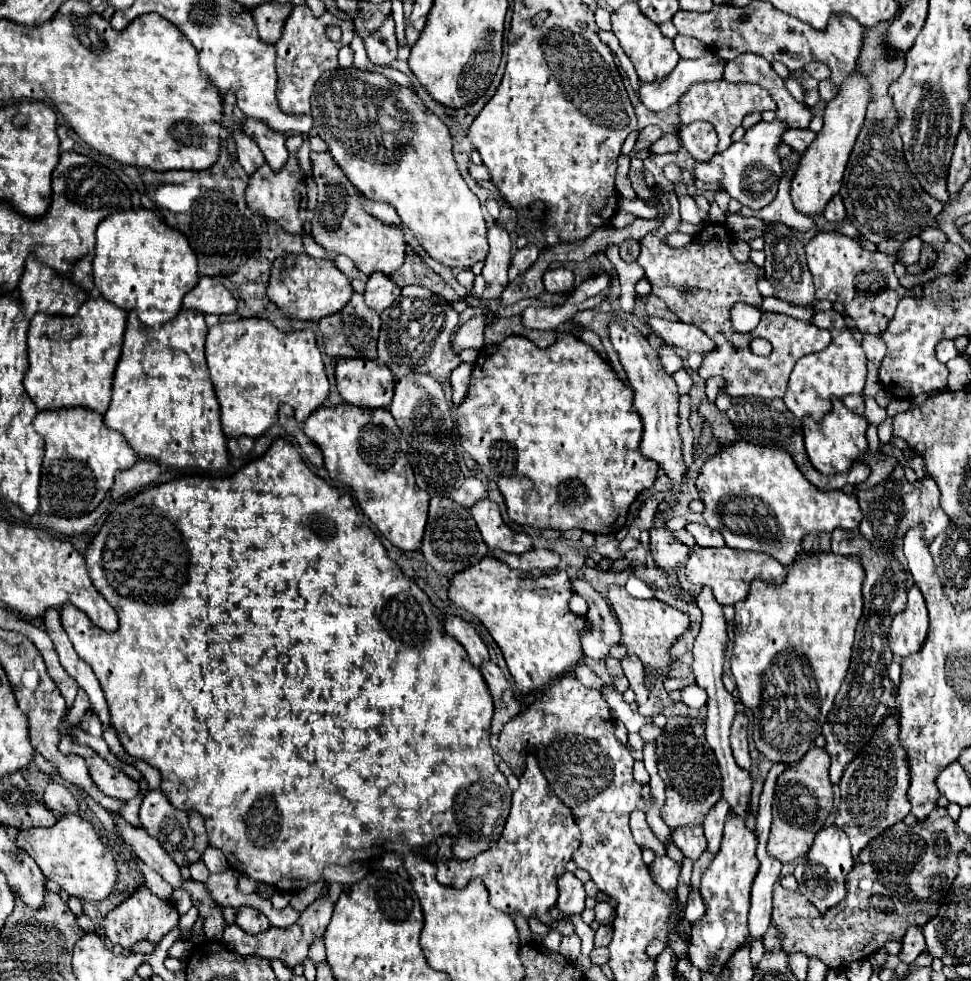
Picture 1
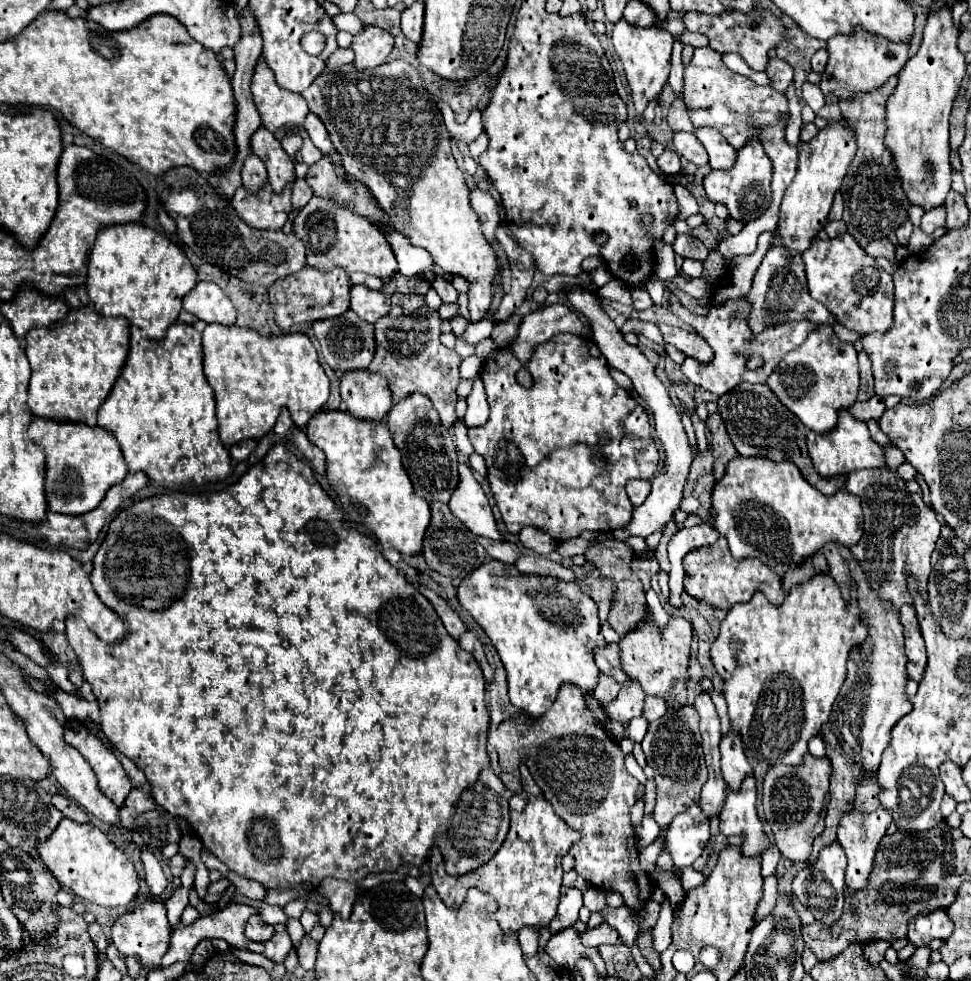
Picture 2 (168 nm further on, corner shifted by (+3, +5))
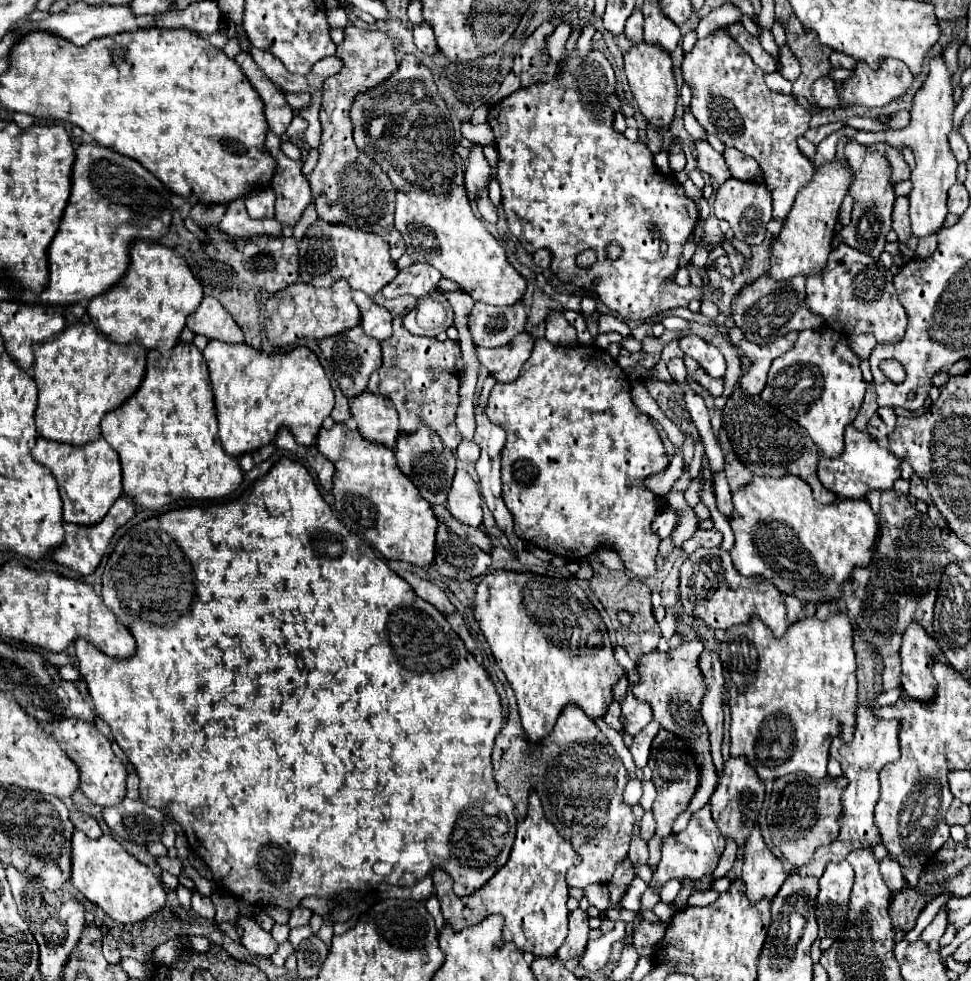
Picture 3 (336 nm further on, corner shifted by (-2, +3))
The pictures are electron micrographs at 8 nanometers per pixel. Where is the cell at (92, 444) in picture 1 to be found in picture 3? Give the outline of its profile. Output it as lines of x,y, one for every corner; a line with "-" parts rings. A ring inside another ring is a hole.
38,437
32,455
36,461
44,463
56,477
64,503
64,521
68,523
98,523
108,513
112,503
122,495
122,467
118,453
102,437
86,445
70,445

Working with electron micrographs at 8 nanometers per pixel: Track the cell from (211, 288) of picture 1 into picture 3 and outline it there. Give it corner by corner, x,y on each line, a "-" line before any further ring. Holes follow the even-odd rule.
210,295
202,299
198,311
190,315
186,325
194,333
212,339
202,353
214,389
218,435
228,455
240,457
268,445
282,425
292,431
300,445
316,443
322,421
334,409
334,391
314,351
308,347
296,347
286,353
264,353
242,343
242,329
222,303

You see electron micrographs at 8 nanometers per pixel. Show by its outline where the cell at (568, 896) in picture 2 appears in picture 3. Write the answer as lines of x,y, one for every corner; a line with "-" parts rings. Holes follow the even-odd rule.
580,907
570,911
570,925
568,925
568,937
564,945
558,949
558,959
568,961
568,959
580,959
582,951
588,941
588,913
582,911

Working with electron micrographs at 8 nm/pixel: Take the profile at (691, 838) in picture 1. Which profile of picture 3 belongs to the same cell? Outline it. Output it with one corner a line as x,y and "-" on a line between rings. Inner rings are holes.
706,805
692,815
692,819
684,831
680,831
676,835
668,835
664,839
662,859
660,859
648,887
652,891
660,893
664,883
672,877
676,877
676,879
686,879
686,877
688,879
700,879
700,877
704,877
716,869
716,863
718,863
722,851
724,851
724,839
722,839
722,835
718,835
718,827
714,827
710,807

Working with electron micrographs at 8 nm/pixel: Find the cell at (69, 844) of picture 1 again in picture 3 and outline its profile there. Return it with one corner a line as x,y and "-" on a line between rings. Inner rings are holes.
82,831
72,835
72,875
70,883
94,905
98,905
106,915
118,923
136,923
166,905
166,891
158,877
142,865
136,857
128,855
124,847
112,837
102,835
100,839
90,839

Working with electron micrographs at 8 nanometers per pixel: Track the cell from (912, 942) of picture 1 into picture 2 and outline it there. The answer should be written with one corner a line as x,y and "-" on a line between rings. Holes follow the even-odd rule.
935,909
927,915
917,915
909,923
909,941
917,947
931,943
933,939
947,941
953,933
953,921
947,917
945,909

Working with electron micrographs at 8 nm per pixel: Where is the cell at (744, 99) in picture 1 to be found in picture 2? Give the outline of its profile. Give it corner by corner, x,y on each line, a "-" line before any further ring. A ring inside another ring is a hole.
711,47
695,49
691,63
685,67
685,93
683,95
685,95
683,101
685,101
687,113
695,127
719,129
723,133
723,137
727,139
727,143
733,145
735,149
745,147
751,137
757,137
761,141
767,157
773,161
773,183
771,183
773,197
771,197
769,209
757,221
751,221
749,225
745,225
739,235
727,237
719,243
719,253
729,261
737,255
749,255
757,247
757,237
763,231
773,231
777,227
779,205
781,205
783,193
797,173
799,149
797,149
797,145
789,145
785,139
785,127
789,121
787,97
785,97
785,93
779,93
771,87
755,85
749,77
733,73
721,61
721,53
717,53

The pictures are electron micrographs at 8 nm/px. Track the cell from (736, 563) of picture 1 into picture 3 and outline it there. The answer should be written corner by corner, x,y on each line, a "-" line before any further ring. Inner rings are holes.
722,547
698,549
686,557
680,567
680,601
684,613
702,619
714,629
728,629
738,623
748,623
754,615
760,617
778,637
782,637
788,627
782,593
772,583
766,583
766,579
738,575
730,553

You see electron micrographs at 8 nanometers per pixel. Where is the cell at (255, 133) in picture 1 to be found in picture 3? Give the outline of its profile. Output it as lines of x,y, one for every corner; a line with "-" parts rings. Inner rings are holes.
268,133
266,149
276,159
276,171
270,183
276,193
276,219
294,225
312,201
310,185
302,175
302,163
290,161
280,151
280,137
274,133

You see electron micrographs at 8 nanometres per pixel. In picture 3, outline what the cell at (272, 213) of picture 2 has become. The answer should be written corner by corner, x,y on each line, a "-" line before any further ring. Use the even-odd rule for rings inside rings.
238,197
228,205
226,215
218,223
218,229
228,233
230,237
244,237
250,239
252,235
276,235
280,237
280,223
276,219
250,219
246,215
244,199

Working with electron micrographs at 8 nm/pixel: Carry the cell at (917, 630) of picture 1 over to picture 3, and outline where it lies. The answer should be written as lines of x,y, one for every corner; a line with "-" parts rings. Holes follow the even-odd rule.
910,623
910,627
904,631
904,639
902,639
902,647
900,647
900,661
902,661
902,687
904,691
920,701
930,701
934,697
936,691
936,681
932,677
932,655
940,655
940,659
944,657
940,653
940,647
934,643
934,639
926,633
924,627
918,627
916,623

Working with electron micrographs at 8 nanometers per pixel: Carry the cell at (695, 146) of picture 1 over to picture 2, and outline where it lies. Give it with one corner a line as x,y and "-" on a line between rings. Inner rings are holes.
695,129
695,135
709,153
711,169
731,169
737,163
737,151
725,141
725,137
717,129

